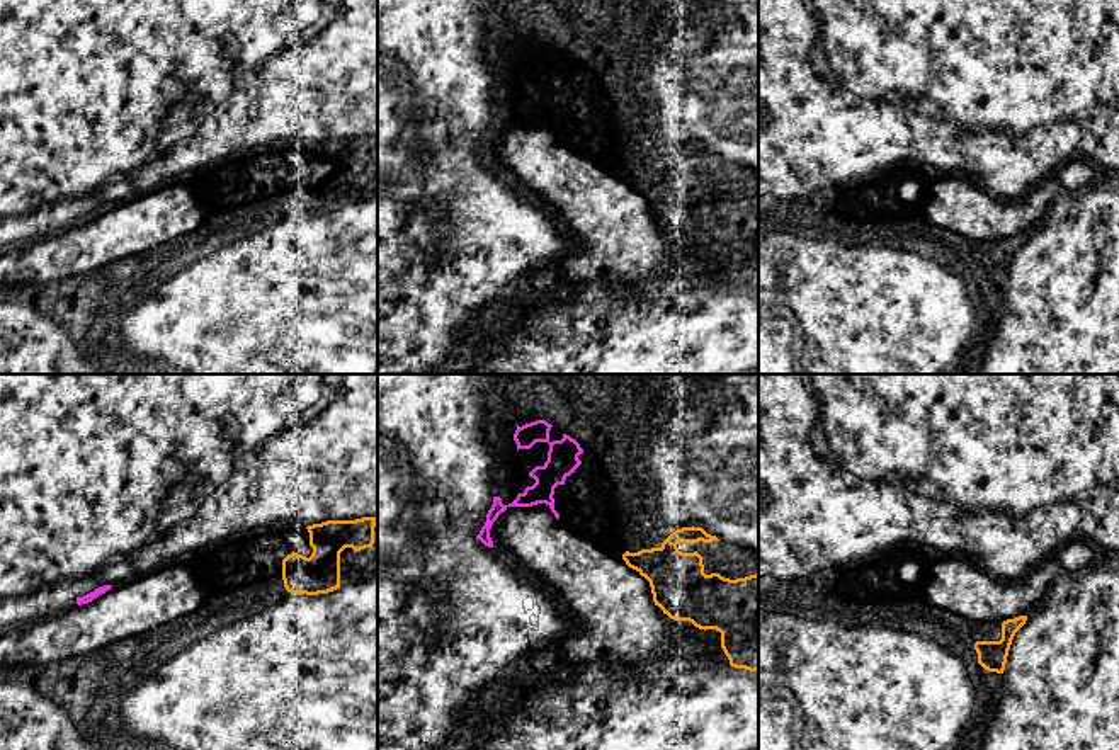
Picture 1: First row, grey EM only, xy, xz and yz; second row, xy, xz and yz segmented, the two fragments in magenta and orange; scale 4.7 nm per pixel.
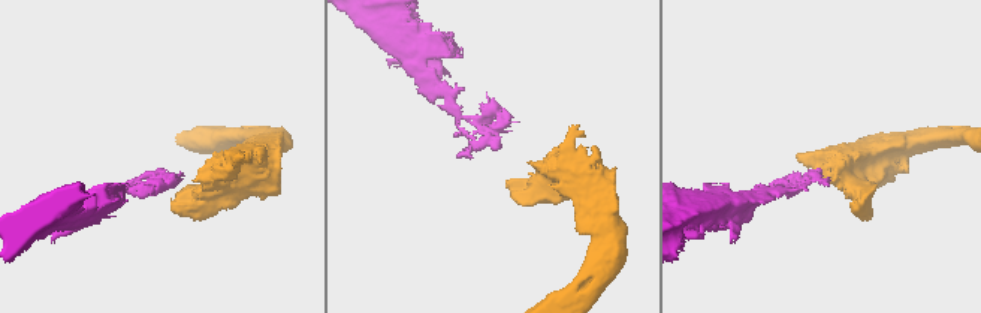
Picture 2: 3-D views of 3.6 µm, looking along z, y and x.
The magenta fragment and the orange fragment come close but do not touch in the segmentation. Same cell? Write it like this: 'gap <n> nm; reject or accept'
gap 360 nm; accept

